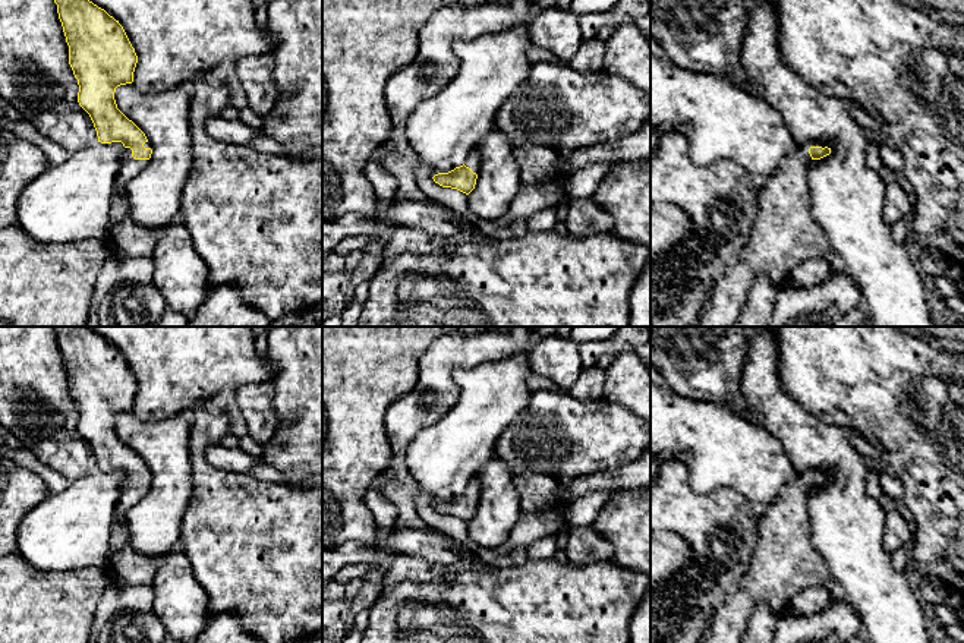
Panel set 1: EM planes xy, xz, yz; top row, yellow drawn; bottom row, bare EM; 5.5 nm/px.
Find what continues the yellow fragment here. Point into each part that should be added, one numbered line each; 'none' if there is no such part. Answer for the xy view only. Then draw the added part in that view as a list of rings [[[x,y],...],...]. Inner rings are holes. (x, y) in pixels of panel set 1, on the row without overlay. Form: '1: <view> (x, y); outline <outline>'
1: xy (131, 495); outline [[[125,476],[123,485],[122,485],[122,497],[116,505],[113,523],[117,521],[122,526],[127,526],[126,513],[129,511],[132,505],[141,501],[147,494],[148,494],[148,488],[135,488],[132,485],[132,477]]]

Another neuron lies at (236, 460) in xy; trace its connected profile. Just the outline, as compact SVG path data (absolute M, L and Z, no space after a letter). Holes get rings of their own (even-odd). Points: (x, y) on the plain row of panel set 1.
M221 444L210 445L205 458L218 470L246 475L262 461L262 458L252 457L240 448L227 448Z

